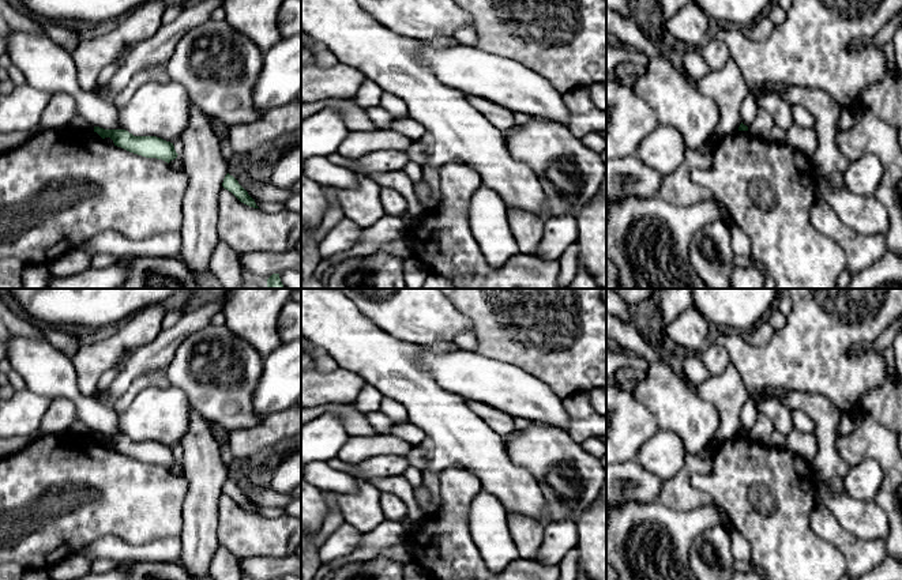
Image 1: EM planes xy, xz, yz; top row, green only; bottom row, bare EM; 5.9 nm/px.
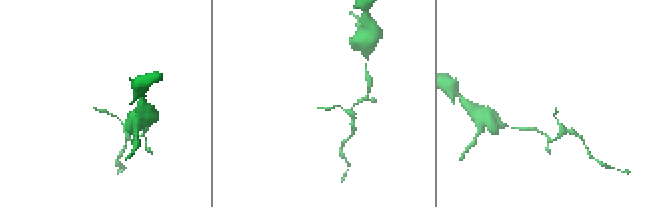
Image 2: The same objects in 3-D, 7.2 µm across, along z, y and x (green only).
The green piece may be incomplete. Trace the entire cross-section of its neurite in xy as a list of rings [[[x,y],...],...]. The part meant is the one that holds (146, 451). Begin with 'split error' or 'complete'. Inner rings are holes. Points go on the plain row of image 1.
complete | [[[94,432],[94,437],[102,444],[110,442],[114,451],[146,463],[157,463],[169,468],[178,460],[173,448],[157,441],[134,441],[125,434],[104,434],[99,432]]]

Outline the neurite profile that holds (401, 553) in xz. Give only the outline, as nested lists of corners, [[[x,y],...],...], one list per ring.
[[[406,538],[394,546],[384,547],[379,554],[382,557],[391,558],[402,566],[414,562],[413,553],[409,543],[406,542]]]

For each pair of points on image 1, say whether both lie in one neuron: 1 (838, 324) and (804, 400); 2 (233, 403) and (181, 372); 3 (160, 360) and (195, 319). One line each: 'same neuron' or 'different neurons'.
1: different neurons
2: same neuron
3: same neuron

